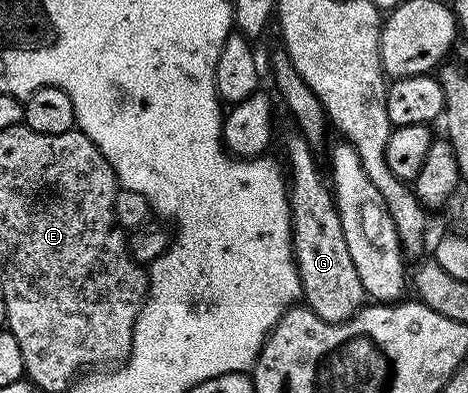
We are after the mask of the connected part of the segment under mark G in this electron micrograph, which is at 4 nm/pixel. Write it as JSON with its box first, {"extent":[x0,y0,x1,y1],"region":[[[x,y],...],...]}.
{"extent":[284,134,368,322],"region":[[[291,134],[286,142],[284,166],[288,171],[290,227],[294,233],[294,262],[298,266],[302,298],[305,305],[322,320],[346,322],[362,309],[368,297],[352,262],[351,253],[348,252],[331,187],[324,174],[322,179],[318,171],[315,151],[301,134]]]}

